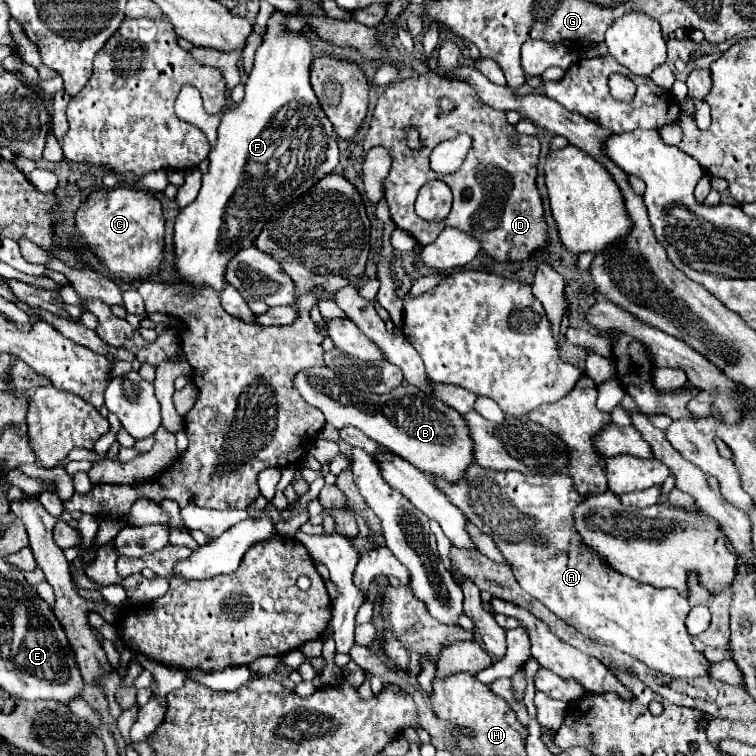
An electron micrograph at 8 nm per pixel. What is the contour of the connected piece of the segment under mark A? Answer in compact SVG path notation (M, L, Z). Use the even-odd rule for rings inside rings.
M472 463L464 477L456 483L442 477L432 479L436 487L486 535L490 535L510 563L520 587L534 599L544 603L554 615L558 615L566 625L580 631L584 637L610 645L622 653L632 655L654 671L668 673L672 677L706 677L708 661L692 645L692 637L686 633L686 615L690 605L684 595L674 589L658 589L620 573L612 573L594 553L588 553L572 529L572 511L582 497L576 493L572 479L568 475L548 475L536 477L518 471L492 471L478 463Z

